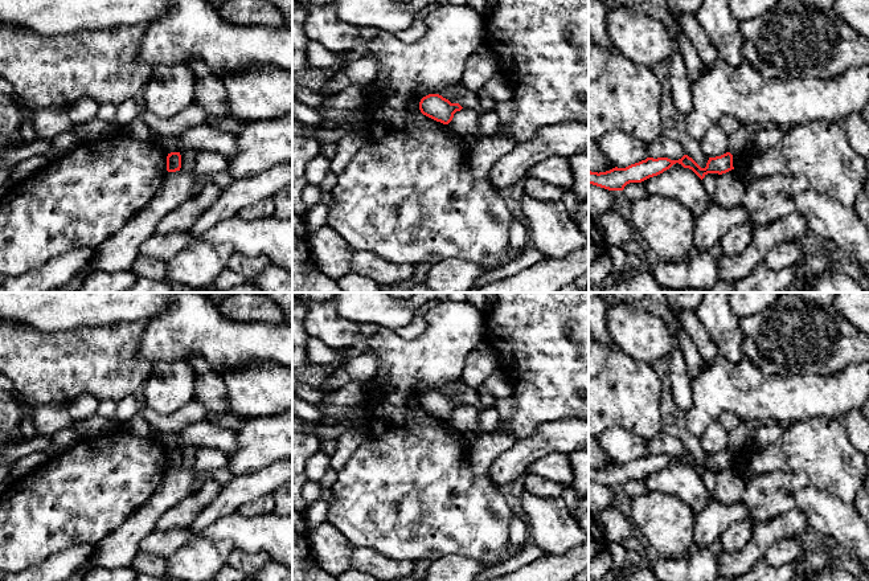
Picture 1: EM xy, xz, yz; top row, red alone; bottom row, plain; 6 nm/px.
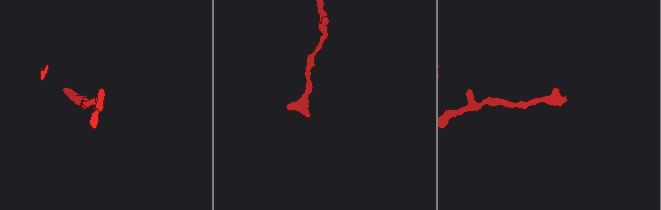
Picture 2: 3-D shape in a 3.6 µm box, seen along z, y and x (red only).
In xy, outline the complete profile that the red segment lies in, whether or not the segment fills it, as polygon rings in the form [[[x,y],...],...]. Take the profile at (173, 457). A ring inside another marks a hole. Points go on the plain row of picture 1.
[[[171,449],[167,453],[167,467],[176,469],[181,465],[181,451],[180,449]]]

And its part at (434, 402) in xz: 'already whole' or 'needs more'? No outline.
already whole

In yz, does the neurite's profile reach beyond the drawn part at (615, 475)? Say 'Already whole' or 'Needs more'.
Already whole

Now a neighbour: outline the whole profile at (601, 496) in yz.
[[[589,480],[589,514],[593,516],[607,508],[614,508],[614,487]]]

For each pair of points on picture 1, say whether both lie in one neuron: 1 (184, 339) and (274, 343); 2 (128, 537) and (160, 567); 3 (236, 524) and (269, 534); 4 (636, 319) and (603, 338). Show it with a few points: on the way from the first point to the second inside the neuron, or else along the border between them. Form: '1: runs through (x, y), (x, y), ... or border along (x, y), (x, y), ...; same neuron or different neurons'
1: runs through (206, 339), (217, 339), (222, 343), (251, 343); same neuron
2: border along (136, 551), (128, 565); different neurons
3: runs through (244, 532), (261, 534); same neuron
4: border along (607, 306), (607, 334), (631, 356); different neurons

